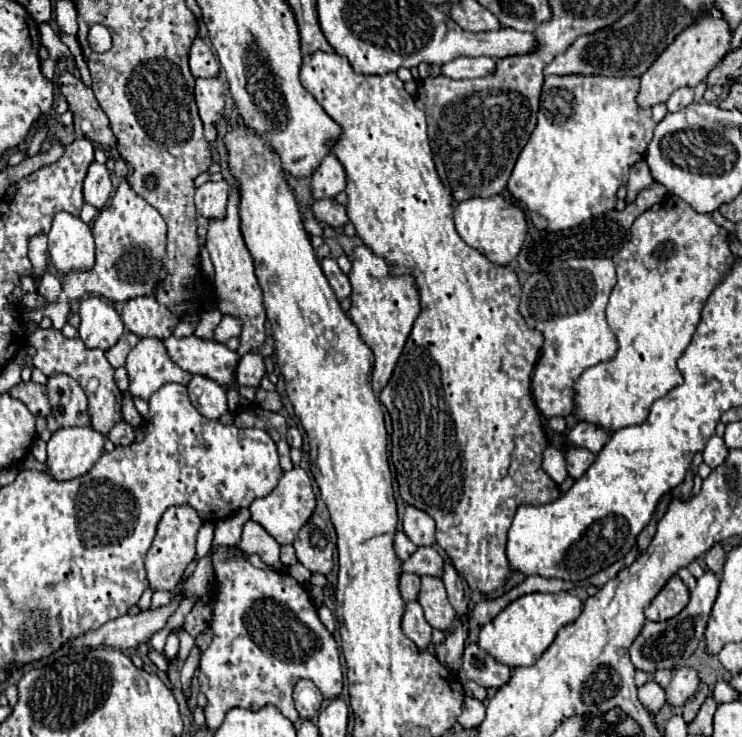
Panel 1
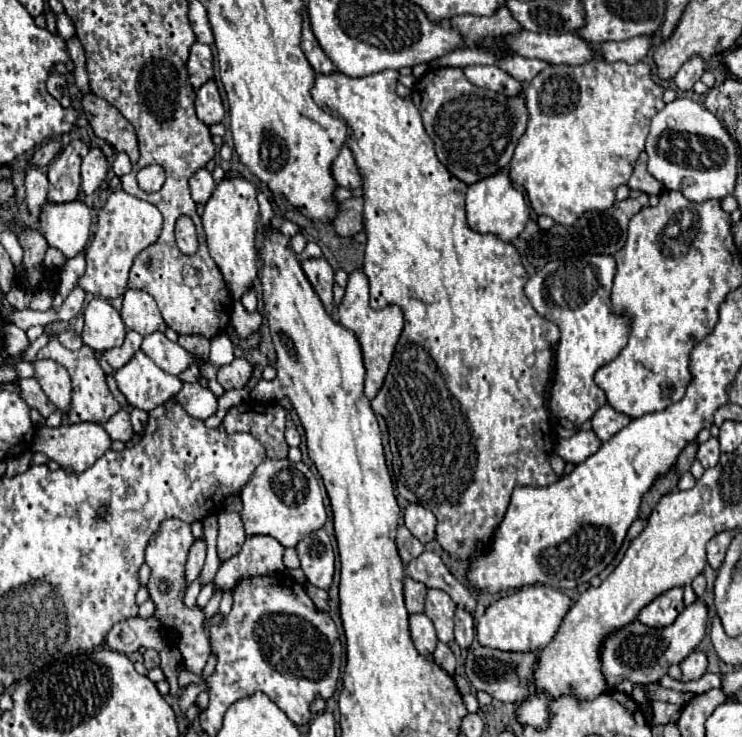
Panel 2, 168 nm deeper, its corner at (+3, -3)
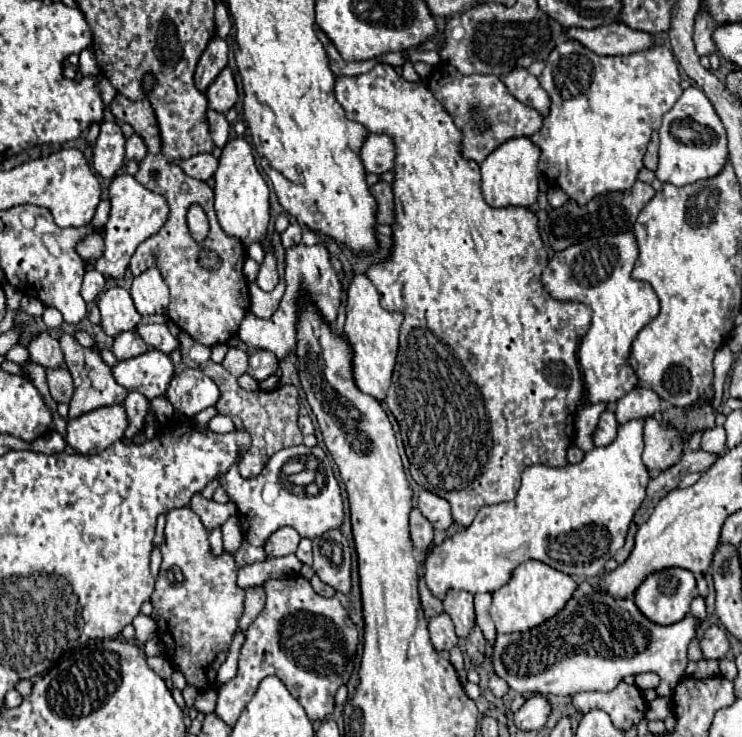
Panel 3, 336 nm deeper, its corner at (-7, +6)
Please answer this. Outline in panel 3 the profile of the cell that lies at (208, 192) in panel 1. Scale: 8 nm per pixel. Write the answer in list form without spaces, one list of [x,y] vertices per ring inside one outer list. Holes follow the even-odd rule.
[[[202,153],[202,155],[194,155],[194,157],[184,159],[180,167],[186,175],[190,175],[194,179],[208,181],[218,167],[218,159],[214,159],[210,153]]]

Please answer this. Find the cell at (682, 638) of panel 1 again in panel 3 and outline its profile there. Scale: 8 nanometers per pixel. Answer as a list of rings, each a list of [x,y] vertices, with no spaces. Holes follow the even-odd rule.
[[[582,581],[574,591],[572,599],[564,605],[564,609],[558,611],[554,617],[546,619],[542,625],[524,633],[496,637],[494,671],[508,681],[510,689],[522,695],[576,695],[582,691],[612,691],[626,675],[654,671],[660,675],[660,687],[656,689],[658,697],[670,697],[678,681],[684,677],[684,669],[688,665],[686,649],[694,637],[696,621],[692,615],[686,615],[674,625],[656,625],[638,611],[632,599],[612,597],[604,589],[596,589],[588,581]]]

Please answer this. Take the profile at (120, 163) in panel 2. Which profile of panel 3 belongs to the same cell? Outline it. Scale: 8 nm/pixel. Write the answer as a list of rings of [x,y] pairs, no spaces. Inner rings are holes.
[[[132,135],[128,141],[126,141],[126,159],[130,159],[130,161],[142,161],[144,159],[144,155],[148,153],[148,149],[146,149],[146,143],[142,141],[142,137],[140,135]]]

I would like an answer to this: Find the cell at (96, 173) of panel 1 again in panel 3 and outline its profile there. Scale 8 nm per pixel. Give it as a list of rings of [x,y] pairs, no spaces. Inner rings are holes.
[[[102,121],[92,155],[92,167],[98,175],[106,179],[116,175],[116,171],[124,165],[124,143],[126,139],[120,125],[114,121]]]

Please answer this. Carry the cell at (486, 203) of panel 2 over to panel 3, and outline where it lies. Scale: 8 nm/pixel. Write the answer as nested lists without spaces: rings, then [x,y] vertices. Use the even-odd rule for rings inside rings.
[[[512,137],[504,141],[490,157],[482,163],[482,193],[484,199],[492,207],[508,207],[508,205],[524,205],[530,207],[538,197],[538,161],[540,149],[530,141],[530,137]]]

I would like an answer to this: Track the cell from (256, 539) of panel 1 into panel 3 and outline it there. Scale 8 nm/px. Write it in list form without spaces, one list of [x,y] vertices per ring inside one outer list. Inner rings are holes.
[[[282,527],[278,529],[264,545],[266,549],[266,555],[268,559],[274,559],[274,557],[284,557],[284,555],[290,555],[296,551],[298,543],[300,543],[300,535],[298,531],[294,531],[292,527]]]

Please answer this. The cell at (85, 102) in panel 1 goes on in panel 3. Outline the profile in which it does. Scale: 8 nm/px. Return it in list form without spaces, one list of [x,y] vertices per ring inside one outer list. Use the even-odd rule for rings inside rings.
[[[116,95],[116,99],[110,105],[110,111],[118,121],[130,123],[134,127],[134,131],[144,137],[150,153],[158,155],[162,151],[160,129],[158,129],[158,121],[154,117],[154,109],[152,109],[150,101],[146,101],[146,99],[130,101],[124,95]]]

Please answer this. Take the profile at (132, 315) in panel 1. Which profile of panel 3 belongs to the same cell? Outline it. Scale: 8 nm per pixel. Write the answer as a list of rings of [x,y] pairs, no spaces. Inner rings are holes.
[[[152,267],[146,269],[142,275],[134,277],[130,295],[134,299],[134,305],[140,315],[152,315],[152,313],[166,313],[168,307],[168,285],[162,279],[162,273]]]

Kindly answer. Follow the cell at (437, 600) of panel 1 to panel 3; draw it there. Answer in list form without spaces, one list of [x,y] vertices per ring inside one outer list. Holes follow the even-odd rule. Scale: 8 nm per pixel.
[[[450,589],[444,599],[444,611],[456,625],[456,635],[466,639],[474,625],[474,595],[468,591]]]

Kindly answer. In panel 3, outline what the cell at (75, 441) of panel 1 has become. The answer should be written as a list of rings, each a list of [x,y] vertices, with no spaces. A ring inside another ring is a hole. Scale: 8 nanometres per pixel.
[[[124,405],[100,407],[90,413],[84,413],[78,419],[68,421],[66,441],[78,453],[94,455],[110,447],[114,441],[124,437],[128,427],[128,417]]]

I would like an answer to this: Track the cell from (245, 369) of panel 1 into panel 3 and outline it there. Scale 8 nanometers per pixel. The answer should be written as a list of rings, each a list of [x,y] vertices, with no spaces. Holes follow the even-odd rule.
[[[232,347],[232,349],[226,353],[222,365],[224,365],[234,377],[240,377],[240,375],[246,373],[246,369],[248,369],[248,353],[246,353],[244,349]]]

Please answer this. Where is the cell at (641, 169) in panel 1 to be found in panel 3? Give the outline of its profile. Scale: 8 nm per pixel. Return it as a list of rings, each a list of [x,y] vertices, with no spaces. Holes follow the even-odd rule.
[[[658,131],[652,133],[648,151],[646,151],[646,155],[644,155],[644,167],[656,171],[656,165],[658,165]]]

